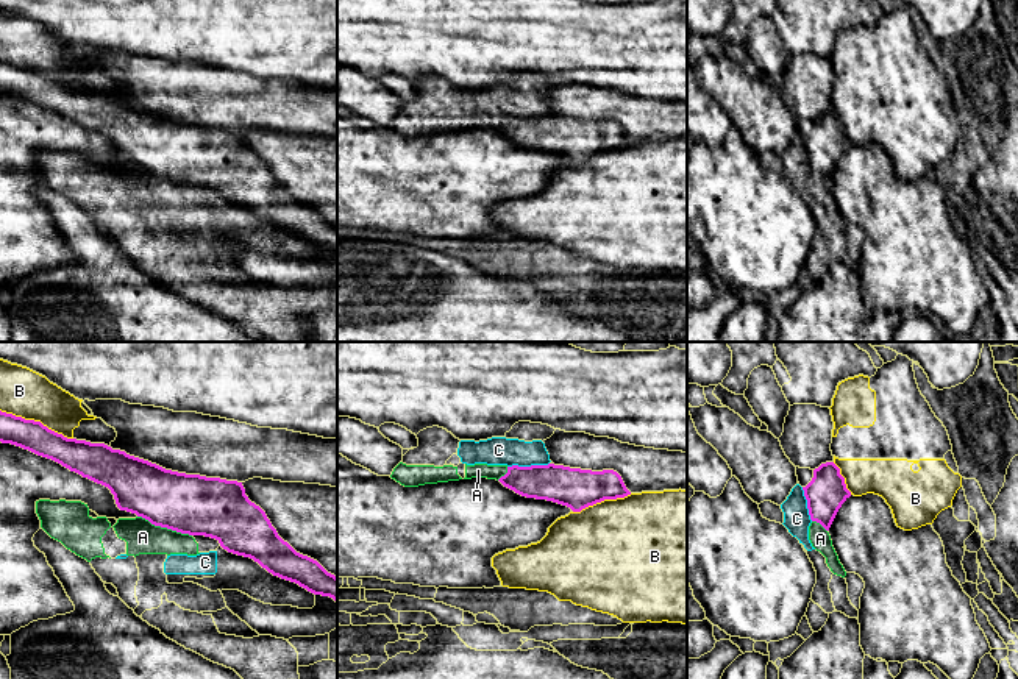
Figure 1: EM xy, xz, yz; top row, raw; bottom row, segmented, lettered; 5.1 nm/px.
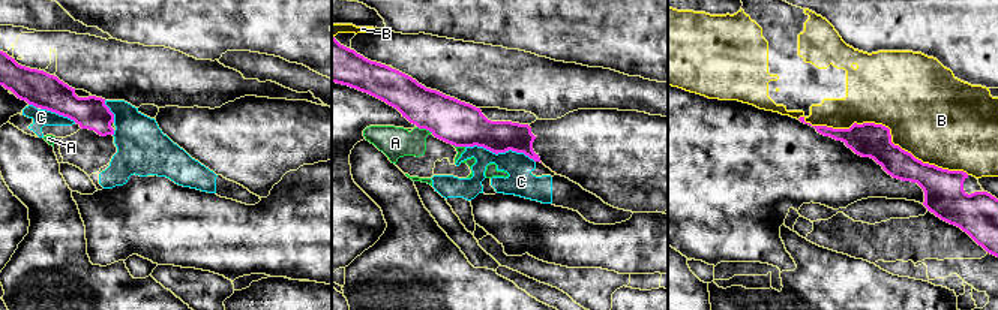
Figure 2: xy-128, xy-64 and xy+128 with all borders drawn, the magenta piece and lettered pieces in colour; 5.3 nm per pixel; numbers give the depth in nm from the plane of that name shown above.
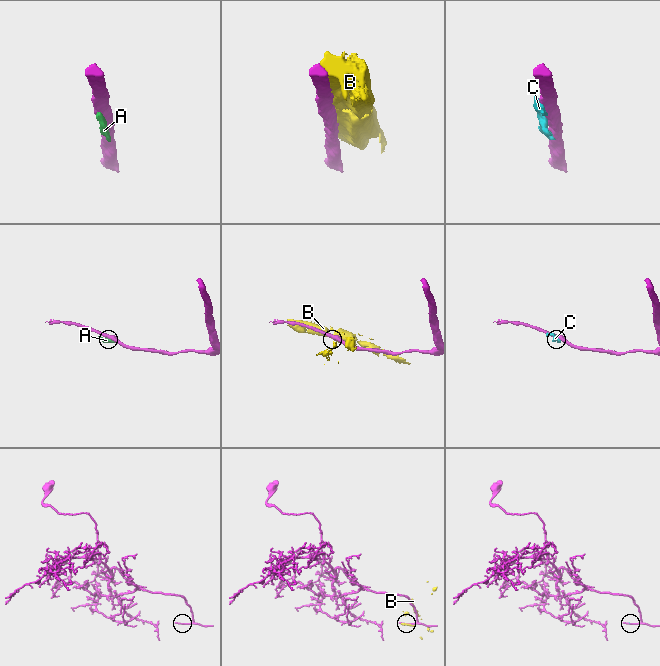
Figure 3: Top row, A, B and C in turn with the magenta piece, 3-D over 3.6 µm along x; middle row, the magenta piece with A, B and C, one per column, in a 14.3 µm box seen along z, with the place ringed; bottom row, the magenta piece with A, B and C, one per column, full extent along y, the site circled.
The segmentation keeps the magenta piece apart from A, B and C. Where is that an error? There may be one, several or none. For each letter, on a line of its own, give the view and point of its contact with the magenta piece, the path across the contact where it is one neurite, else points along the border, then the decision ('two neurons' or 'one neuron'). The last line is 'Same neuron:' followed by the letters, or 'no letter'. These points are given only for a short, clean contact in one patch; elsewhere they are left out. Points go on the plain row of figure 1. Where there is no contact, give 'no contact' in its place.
A: xy (164, 177) | two neurons
B: xy (36, 72) | two neurons
C: xz (528, 117) | two neurons
Same neuron: no letter

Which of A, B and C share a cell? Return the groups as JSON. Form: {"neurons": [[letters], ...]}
{"neurons": [["A", "C"], ["B"]]}

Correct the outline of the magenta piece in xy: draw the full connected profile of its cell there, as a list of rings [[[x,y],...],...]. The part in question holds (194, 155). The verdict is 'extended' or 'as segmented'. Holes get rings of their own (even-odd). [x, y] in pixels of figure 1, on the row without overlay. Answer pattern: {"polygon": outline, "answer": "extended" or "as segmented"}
{"polygon": [[[0,61],[0,92],[52,109],[111,140],[120,161],[155,176],[215,189],[273,226],[337,253],[337,228],[297,203],[245,145],[242,133],[166,120],[105,94],[67,89],[41,72]]], "answer": "as segmented"}

